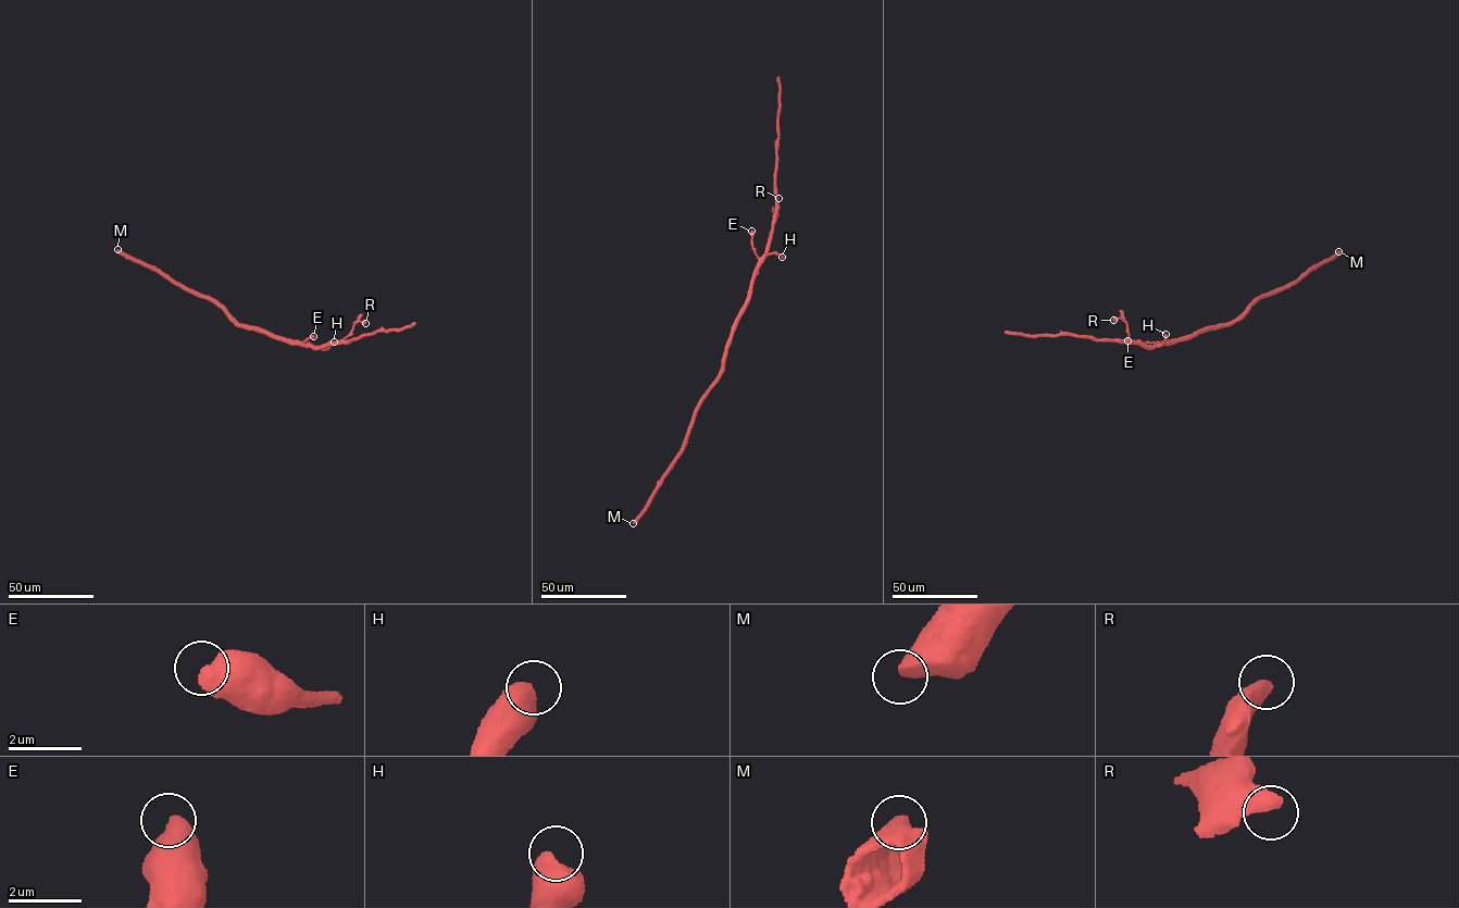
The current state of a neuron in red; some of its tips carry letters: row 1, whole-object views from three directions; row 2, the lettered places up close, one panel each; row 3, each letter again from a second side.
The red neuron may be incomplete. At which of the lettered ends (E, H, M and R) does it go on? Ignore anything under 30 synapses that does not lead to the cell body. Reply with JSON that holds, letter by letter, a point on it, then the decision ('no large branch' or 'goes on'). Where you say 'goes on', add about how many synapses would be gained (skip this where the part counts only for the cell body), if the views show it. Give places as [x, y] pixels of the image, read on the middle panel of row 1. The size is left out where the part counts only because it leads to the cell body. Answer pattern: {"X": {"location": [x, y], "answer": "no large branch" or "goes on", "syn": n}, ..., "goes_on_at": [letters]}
{"E": {"location": [751, 231], "answer": "no large branch"}, "H": {"location": [782, 257], "answer": "no large branch"}, "M": {"location": [633, 523], "answer": "no large branch"}, "R": {"location": [778, 198], "answer": "no large branch"}, "goes_on_at": []}

